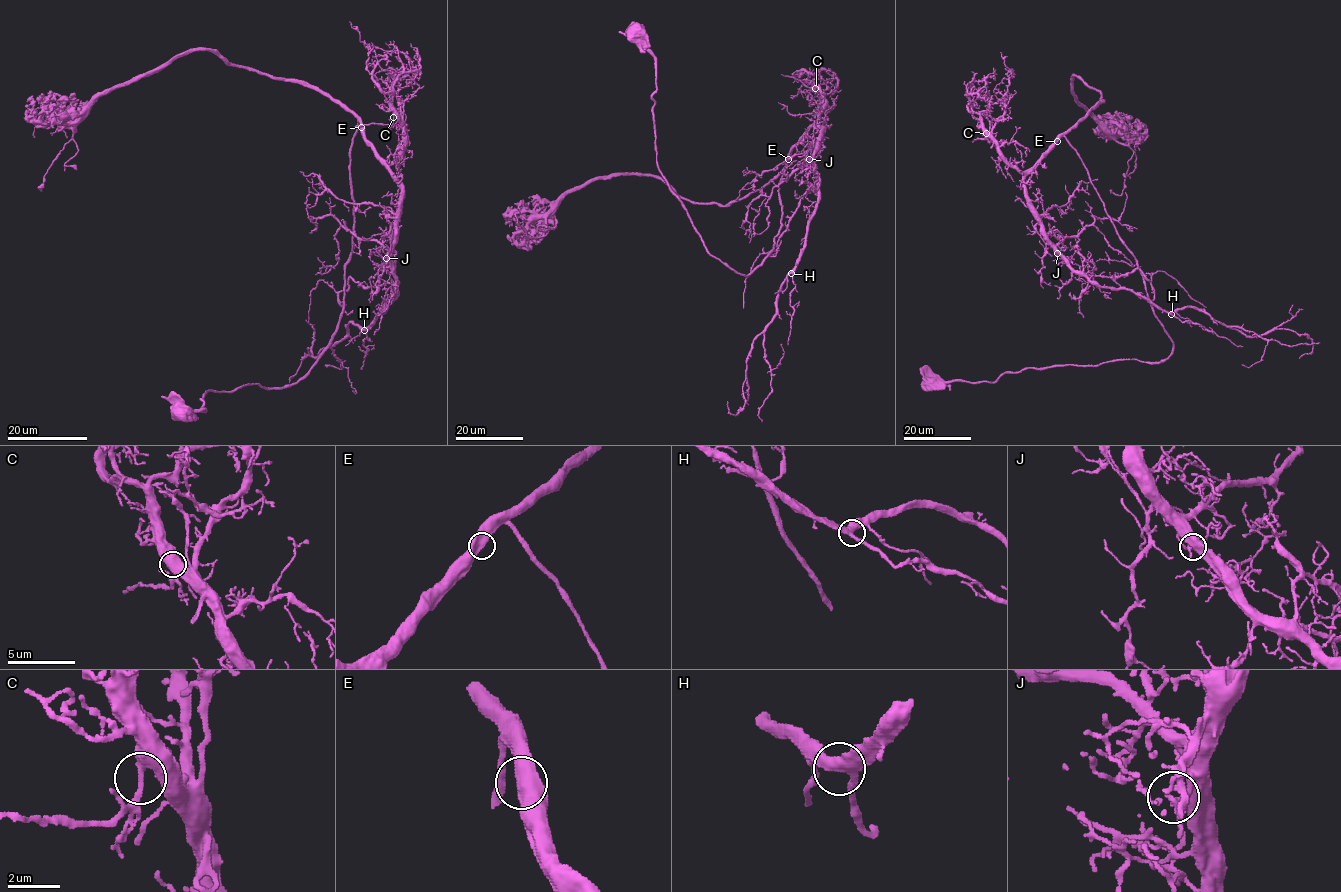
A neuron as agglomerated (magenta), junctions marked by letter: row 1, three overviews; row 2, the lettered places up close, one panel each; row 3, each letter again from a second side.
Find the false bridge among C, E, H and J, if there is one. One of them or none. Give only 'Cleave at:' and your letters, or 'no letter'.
Cleave at: no letter

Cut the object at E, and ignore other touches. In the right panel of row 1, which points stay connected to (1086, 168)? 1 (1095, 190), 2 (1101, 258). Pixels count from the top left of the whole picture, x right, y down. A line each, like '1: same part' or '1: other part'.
1: same part
2: other part

